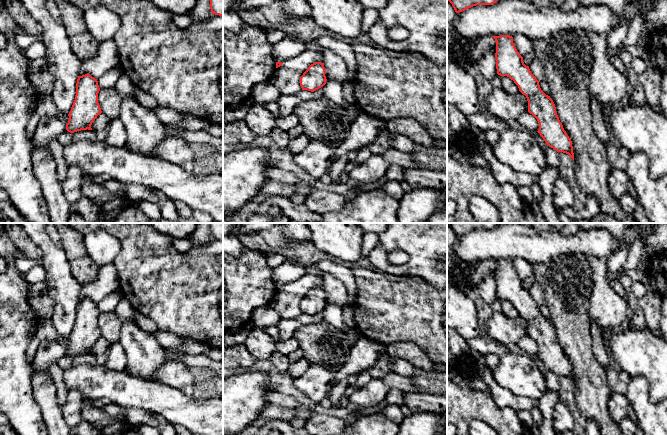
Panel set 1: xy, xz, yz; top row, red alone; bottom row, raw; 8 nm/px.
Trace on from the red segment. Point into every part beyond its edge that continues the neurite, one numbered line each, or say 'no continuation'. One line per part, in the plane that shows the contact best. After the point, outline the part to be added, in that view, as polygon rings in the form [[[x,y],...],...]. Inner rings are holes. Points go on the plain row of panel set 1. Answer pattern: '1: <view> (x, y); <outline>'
no continuation

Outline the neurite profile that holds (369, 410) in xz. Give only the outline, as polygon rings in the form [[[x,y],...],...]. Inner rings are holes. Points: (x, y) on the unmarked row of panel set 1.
[[[376,406],[367,407],[367,408],[361,409],[358,412],[353,413],[350,416],[350,419],[347,422],[355,421],[358,418],[366,416],[366,415],[372,415],[372,414],[375,414],[375,413],[381,413],[381,414],[383,414],[383,411],[384,411],[384,409],[379,409]]]

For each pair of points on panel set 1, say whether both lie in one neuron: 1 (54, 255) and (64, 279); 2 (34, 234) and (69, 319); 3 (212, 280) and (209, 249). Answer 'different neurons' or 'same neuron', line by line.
1: same neuron
2: same neuron
3: different neurons

